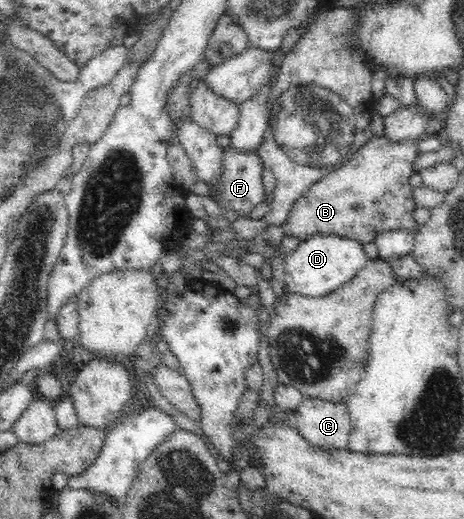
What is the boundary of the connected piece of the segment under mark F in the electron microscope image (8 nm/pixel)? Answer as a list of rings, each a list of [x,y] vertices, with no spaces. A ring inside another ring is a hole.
[[[228,144],[222,149],[222,162],[219,172],[219,177],[216,179],[214,185],[213,195],[210,195],[219,209],[227,209],[229,211],[235,211],[239,218],[250,218],[251,211],[259,205],[262,201],[265,201],[265,188],[261,182],[263,177],[263,160],[259,157],[256,150],[240,150],[235,148],[233,144]]]

